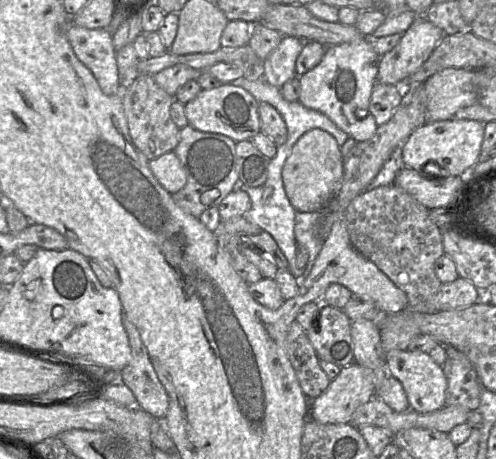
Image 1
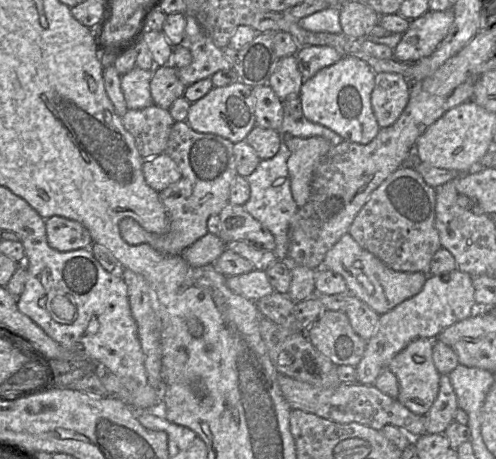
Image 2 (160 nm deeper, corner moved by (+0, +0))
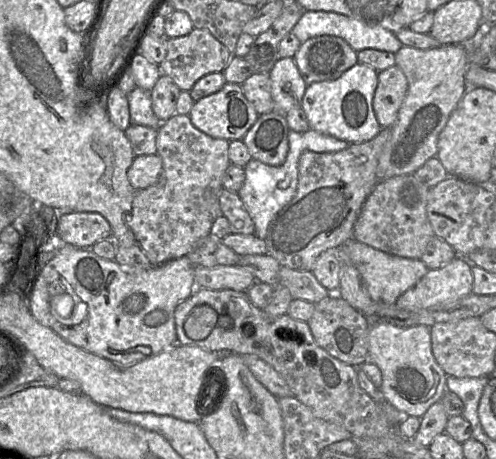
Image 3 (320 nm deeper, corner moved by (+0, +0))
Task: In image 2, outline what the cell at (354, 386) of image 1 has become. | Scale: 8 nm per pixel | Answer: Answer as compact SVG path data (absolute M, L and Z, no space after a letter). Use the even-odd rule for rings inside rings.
M459 269L441 275L429 275L417 295L379 315L377 329L367 341L364 355L356 365L357 383L374 385L381 371L411 341L418 338L436 339L447 327L477 312L473 280L471 275Z

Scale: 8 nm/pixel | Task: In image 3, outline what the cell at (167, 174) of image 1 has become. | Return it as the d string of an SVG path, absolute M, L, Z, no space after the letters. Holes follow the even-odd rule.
M158 154L134 157L127 171L127 179L135 190L155 185L163 173L162 159Z

